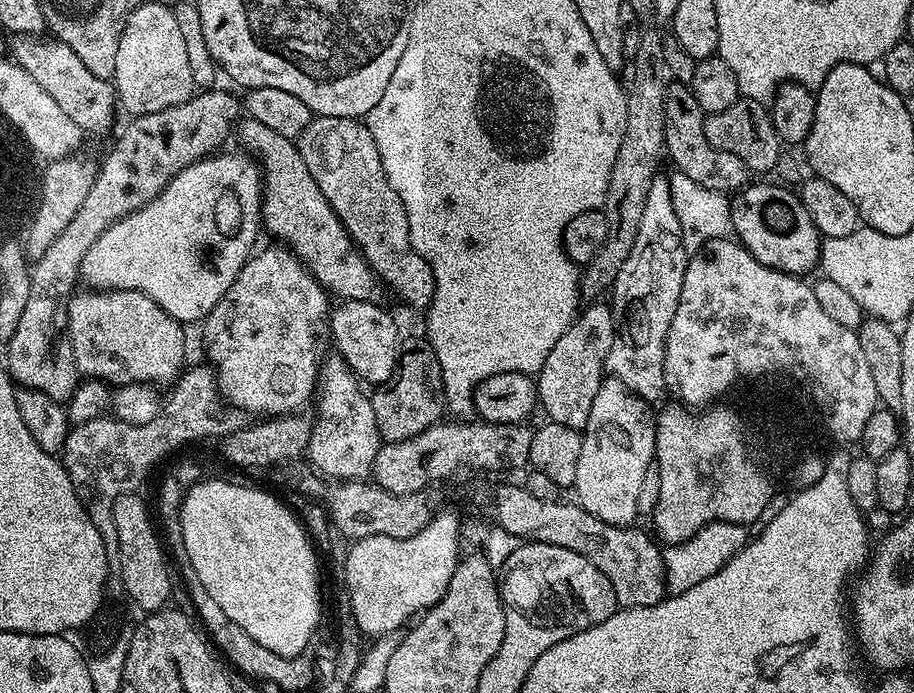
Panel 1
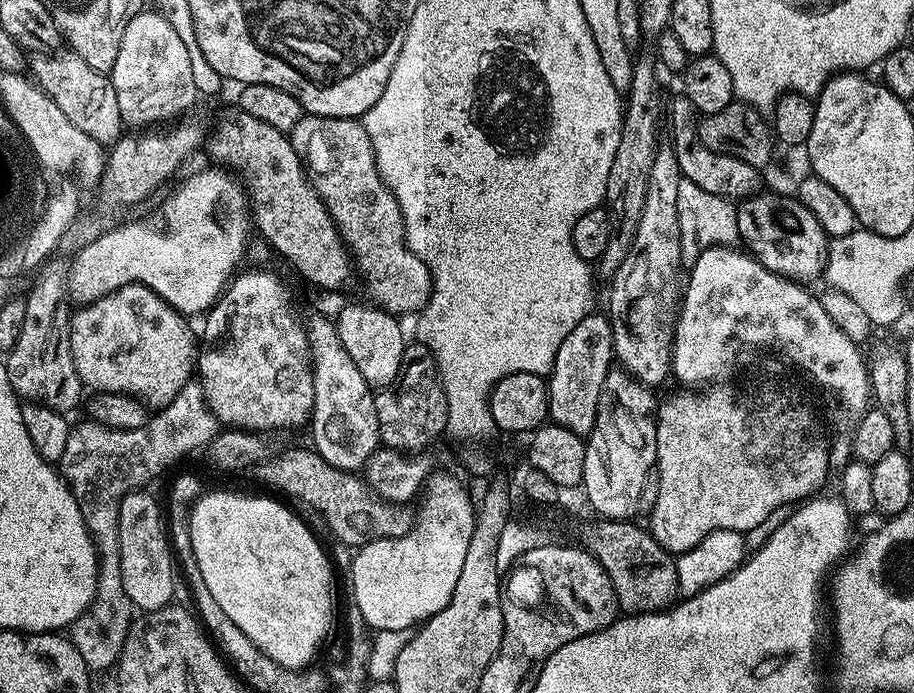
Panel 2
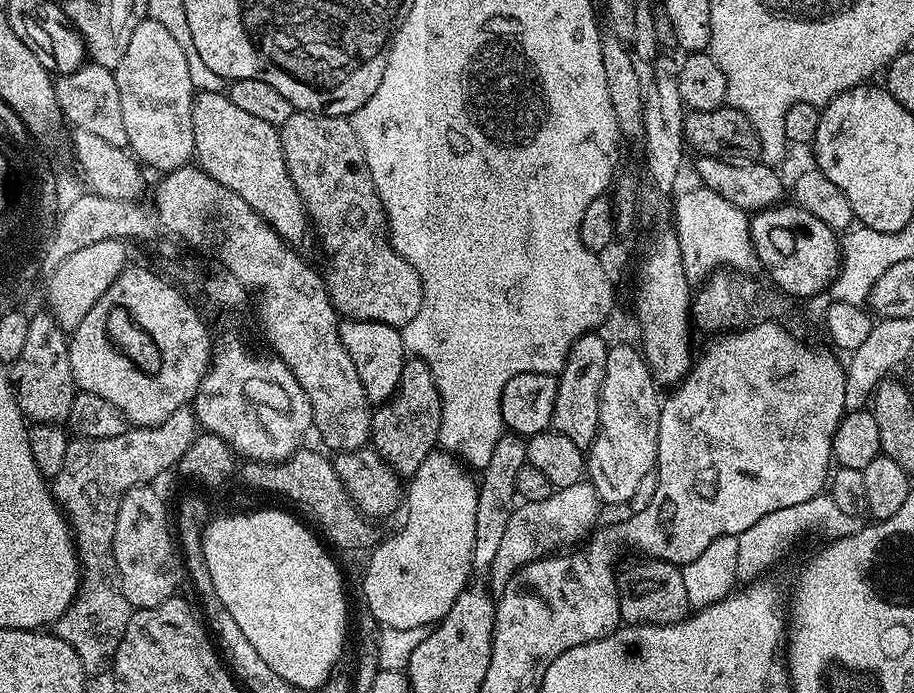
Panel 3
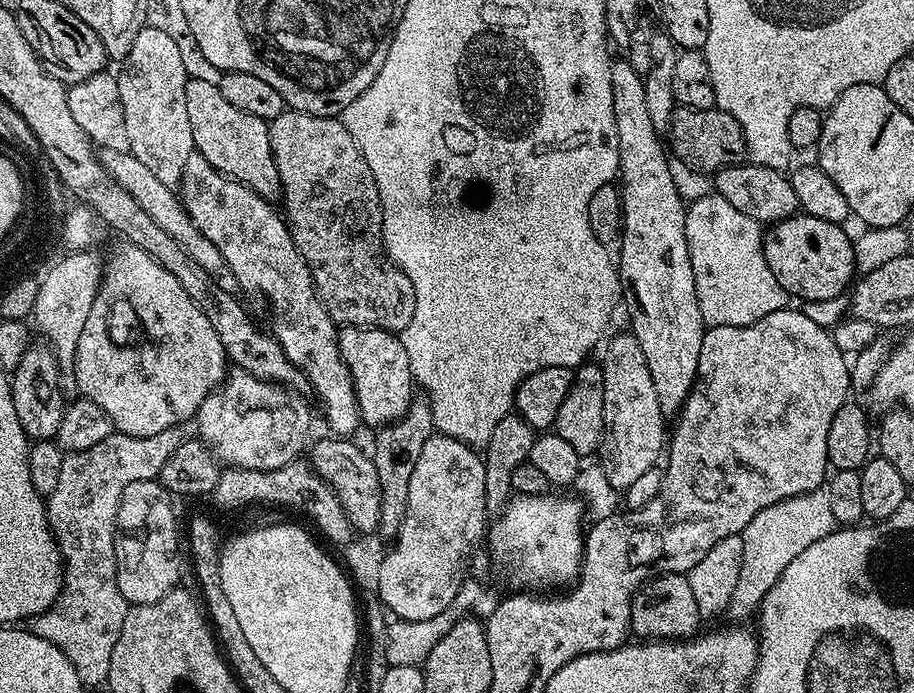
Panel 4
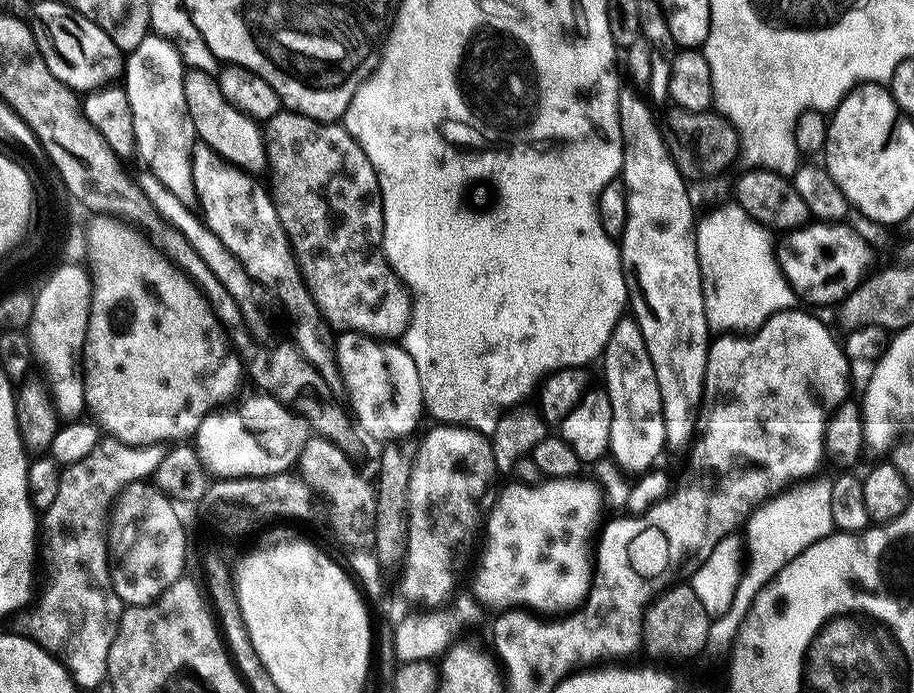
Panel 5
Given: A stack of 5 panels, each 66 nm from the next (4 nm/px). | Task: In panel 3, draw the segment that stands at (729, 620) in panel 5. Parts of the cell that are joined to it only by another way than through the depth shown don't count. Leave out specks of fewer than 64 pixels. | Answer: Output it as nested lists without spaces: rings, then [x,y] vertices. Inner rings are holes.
[[[831,494],[815,496],[810,498],[810,502],[798,502],[798,506],[786,506],[786,510],[774,510],[762,518],[758,518],[758,522],[754,522],[754,526],[750,526],[750,530],[746,530],[738,536],[736,575],[744,582],[761,579],[767,573],[764,571],[795,542],[796,536],[810,531],[811,528],[825,528],[829,532],[827,535],[835,538],[854,534],[861,526],[859,519],[842,514],[842,510],[838,510],[838,506],[834,506],[834,498]]]

